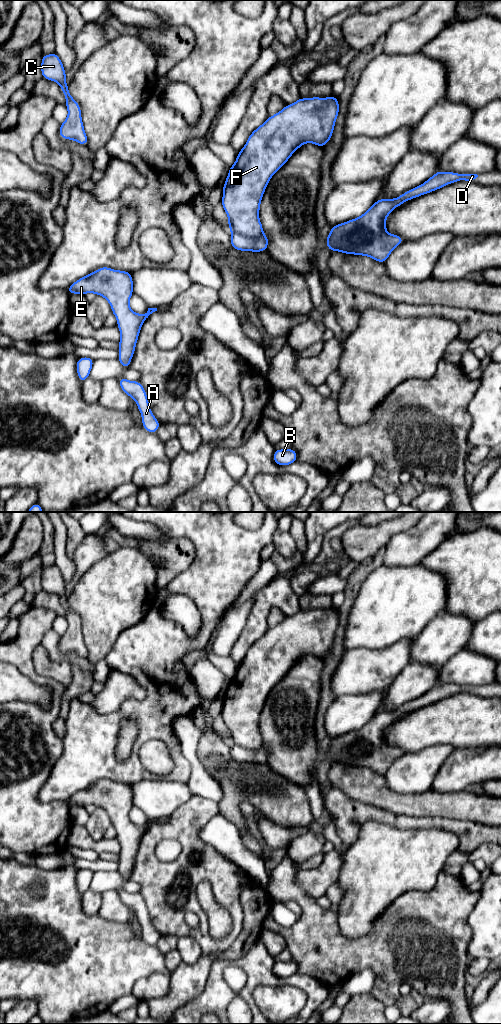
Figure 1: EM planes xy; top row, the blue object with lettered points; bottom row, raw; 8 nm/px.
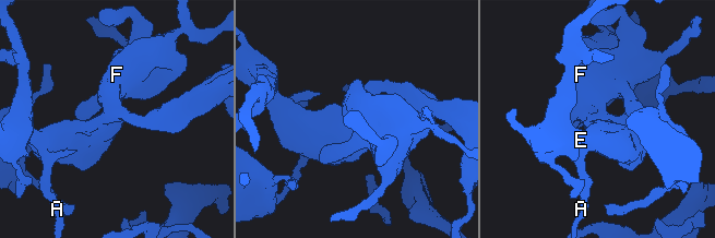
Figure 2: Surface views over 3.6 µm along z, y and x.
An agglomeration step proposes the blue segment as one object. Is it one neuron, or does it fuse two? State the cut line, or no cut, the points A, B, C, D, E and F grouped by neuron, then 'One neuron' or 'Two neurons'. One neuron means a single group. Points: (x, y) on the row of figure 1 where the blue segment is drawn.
No split. Groups: A B C D E F. One neuron

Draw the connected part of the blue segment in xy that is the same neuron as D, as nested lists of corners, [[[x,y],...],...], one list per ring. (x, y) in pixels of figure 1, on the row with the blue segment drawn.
[[[437,171],[423,184],[412,188],[394,199],[378,199],[358,218],[331,227],[326,238],[326,246],[331,252],[368,256],[377,262],[385,263],[395,247],[405,242],[386,231],[386,218],[404,202],[438,190],[460,180],[472,181],[477,174],[458,174]]]

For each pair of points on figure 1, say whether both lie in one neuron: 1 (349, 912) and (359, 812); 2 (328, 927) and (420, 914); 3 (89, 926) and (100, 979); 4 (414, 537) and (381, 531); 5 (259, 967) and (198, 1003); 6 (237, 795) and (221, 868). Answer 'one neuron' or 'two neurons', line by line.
1: two neurons
2: one neuron
3: one neuron
4: two neurons
5: one neuron
6: two neurons

